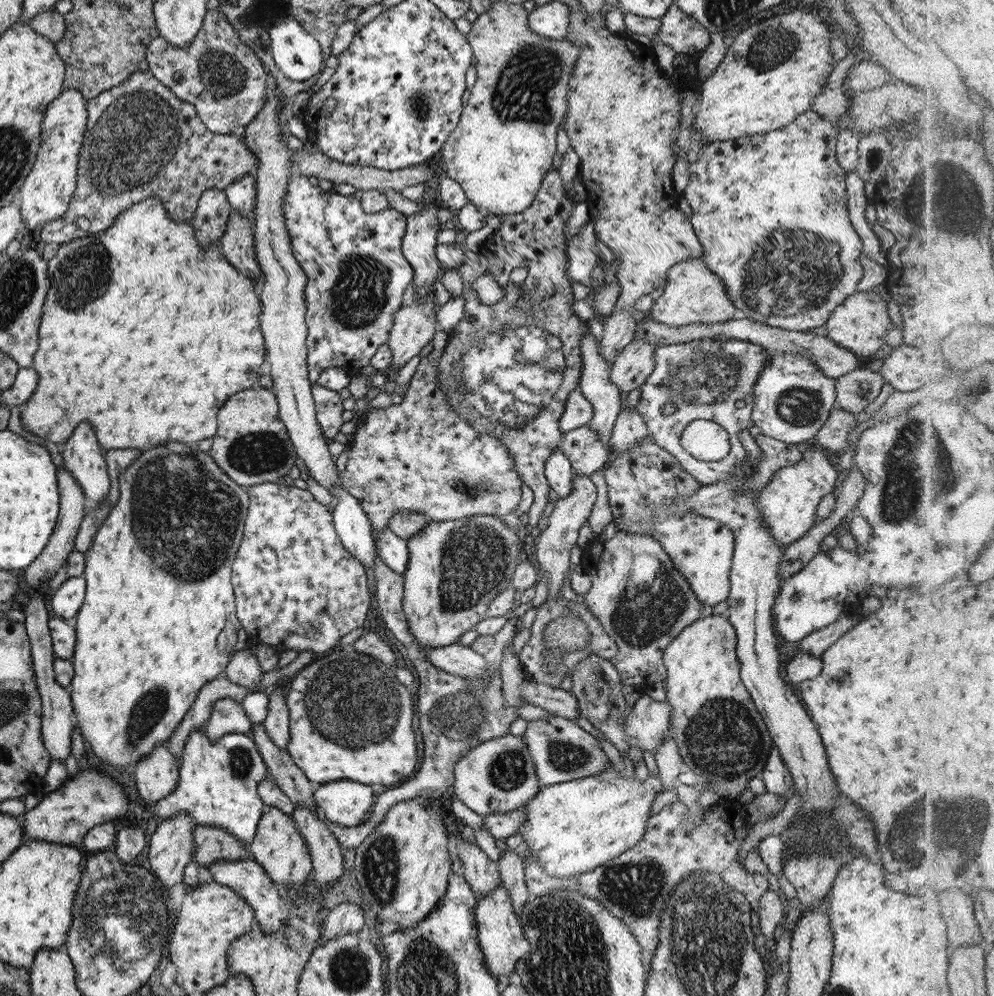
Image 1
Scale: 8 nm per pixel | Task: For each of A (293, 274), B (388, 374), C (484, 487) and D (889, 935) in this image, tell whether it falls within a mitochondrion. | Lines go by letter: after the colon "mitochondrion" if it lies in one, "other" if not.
A: other
B: other
C: mitochondrion
D: other

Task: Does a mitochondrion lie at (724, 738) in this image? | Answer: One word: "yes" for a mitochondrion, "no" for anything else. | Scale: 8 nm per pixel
yes

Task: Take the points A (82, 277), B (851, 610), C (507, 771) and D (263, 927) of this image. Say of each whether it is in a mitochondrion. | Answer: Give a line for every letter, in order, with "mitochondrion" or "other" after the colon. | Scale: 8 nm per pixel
A: mitochondrion
B: other
C: mitochondrion
D: other

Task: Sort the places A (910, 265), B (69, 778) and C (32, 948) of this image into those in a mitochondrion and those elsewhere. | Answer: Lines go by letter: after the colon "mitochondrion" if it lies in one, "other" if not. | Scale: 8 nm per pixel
A: other
B: other
C: other

